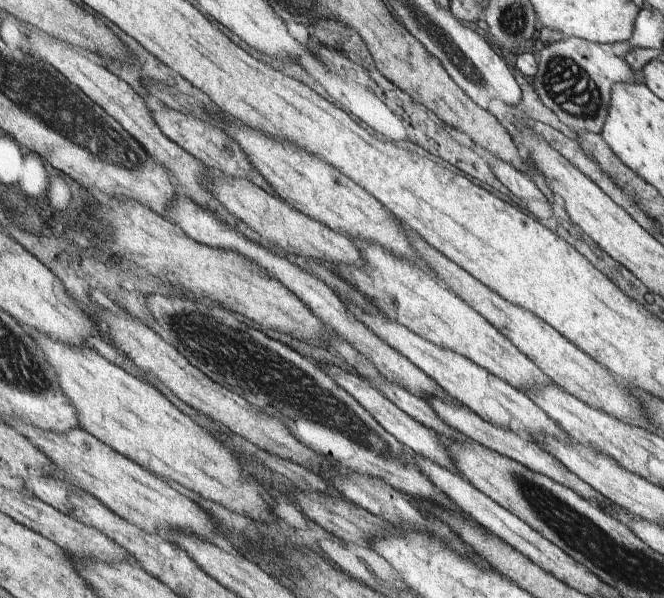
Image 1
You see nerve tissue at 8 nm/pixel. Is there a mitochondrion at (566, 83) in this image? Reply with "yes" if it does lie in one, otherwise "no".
yes

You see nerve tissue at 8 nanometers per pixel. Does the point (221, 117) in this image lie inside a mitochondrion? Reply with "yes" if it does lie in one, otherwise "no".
no

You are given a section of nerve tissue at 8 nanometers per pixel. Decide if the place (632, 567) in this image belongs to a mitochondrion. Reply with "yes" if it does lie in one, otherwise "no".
yes

